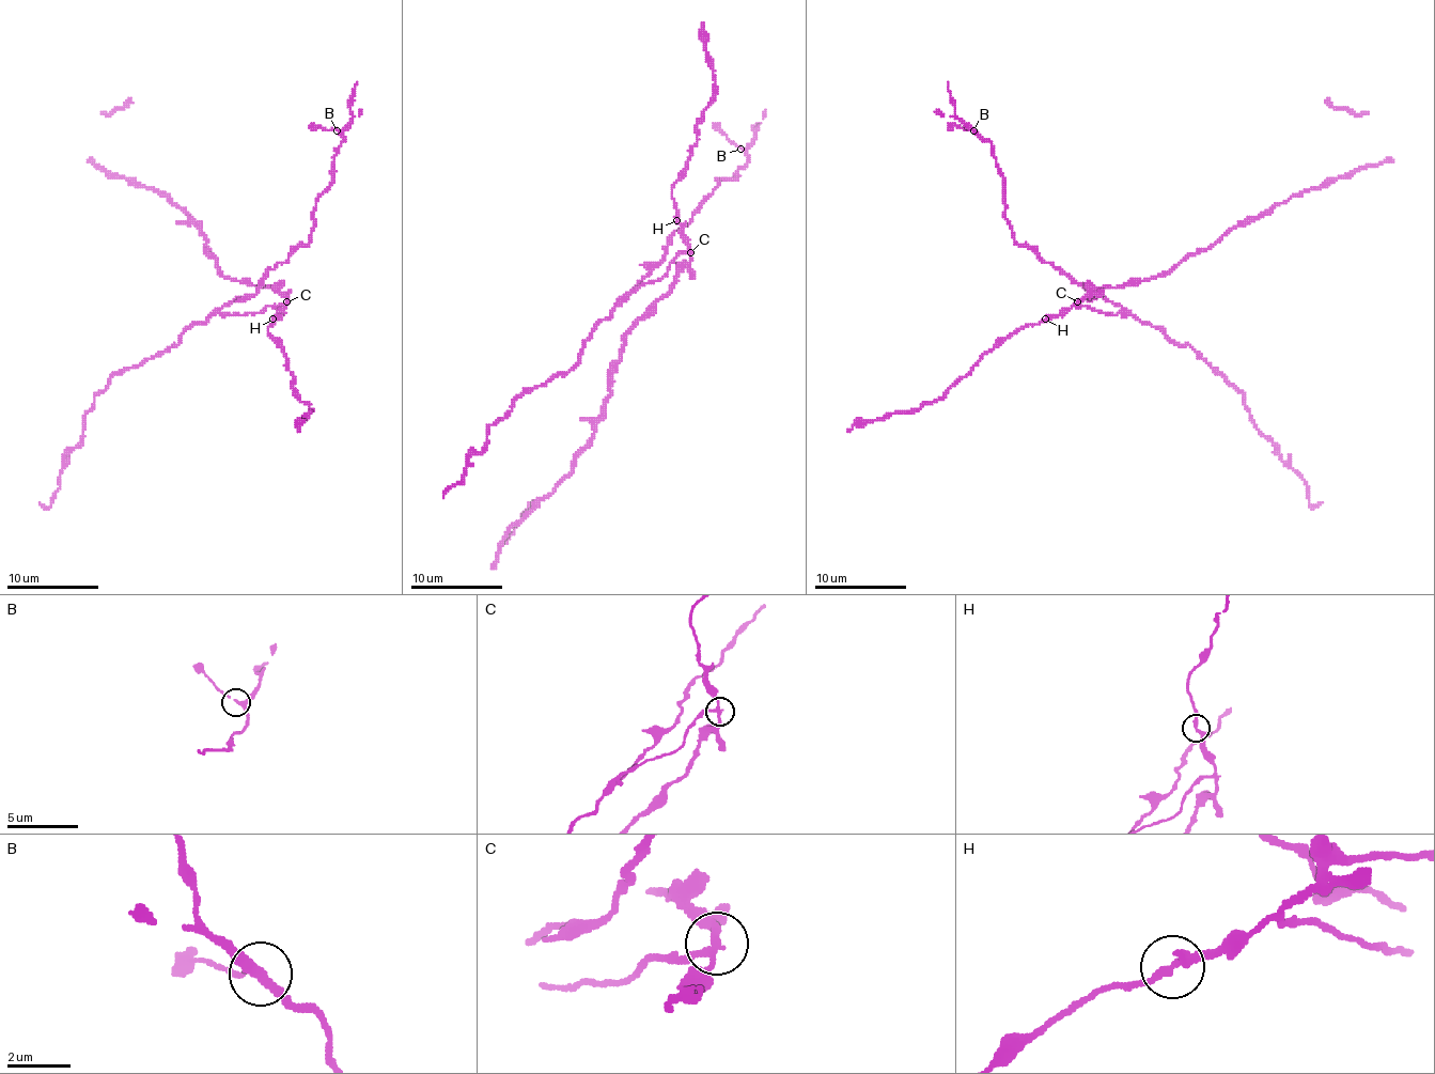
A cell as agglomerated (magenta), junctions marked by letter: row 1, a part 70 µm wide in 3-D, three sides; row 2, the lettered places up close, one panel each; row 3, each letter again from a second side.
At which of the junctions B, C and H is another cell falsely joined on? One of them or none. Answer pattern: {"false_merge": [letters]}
{"false_merge": ["C"]}

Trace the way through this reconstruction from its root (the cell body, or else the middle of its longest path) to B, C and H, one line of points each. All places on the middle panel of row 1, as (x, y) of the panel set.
B: (674, 276), (688, 253), (624, 294), (660, 263), (717, 181), (747, 165), (741, 149)
C: (674, 276), (690, 260), (690, 253)
H: (674, 276), (690, 260), (690, 247), (676, 221)

